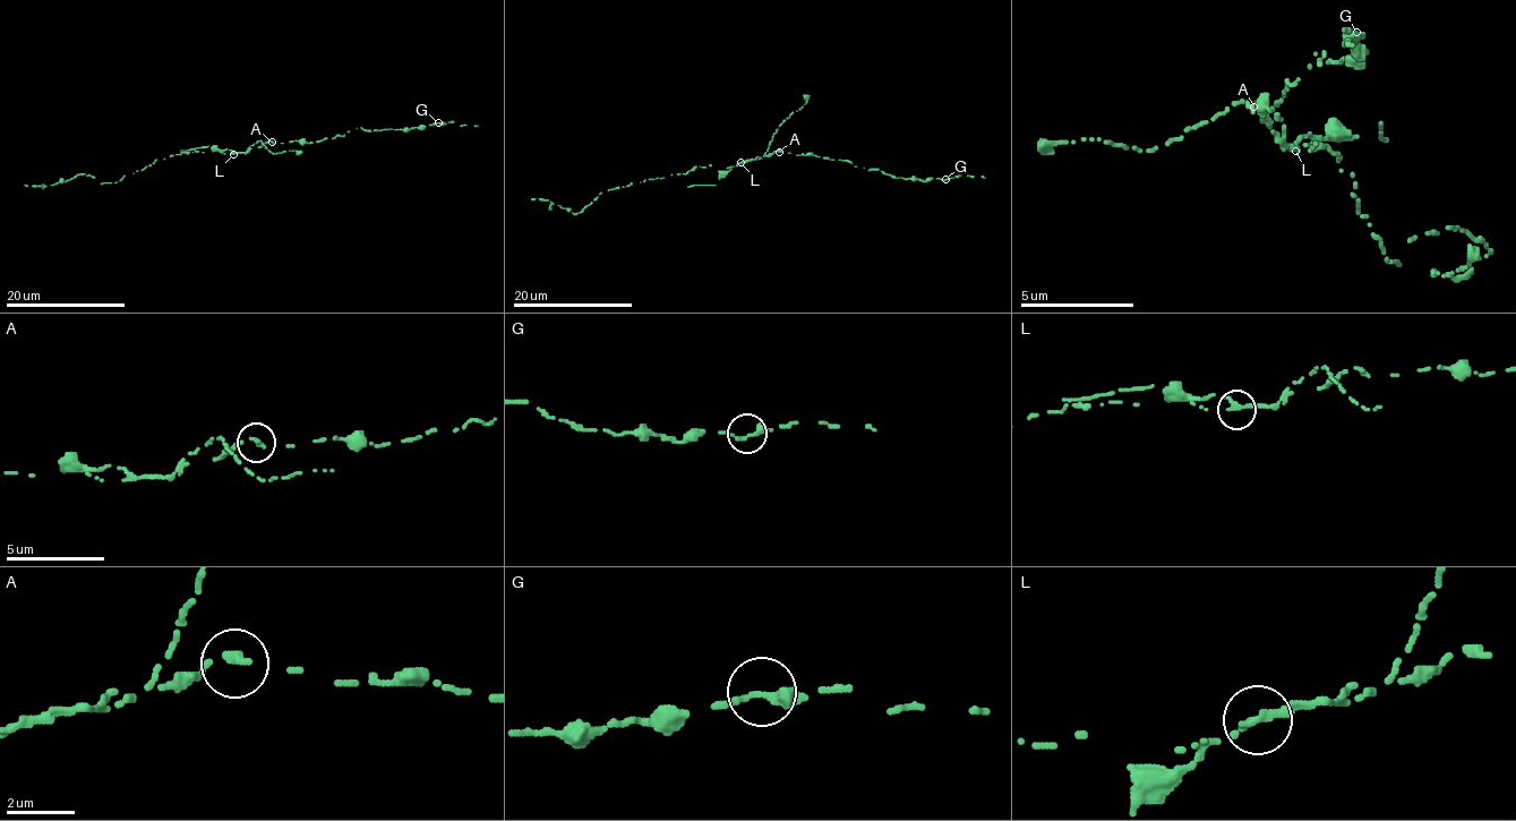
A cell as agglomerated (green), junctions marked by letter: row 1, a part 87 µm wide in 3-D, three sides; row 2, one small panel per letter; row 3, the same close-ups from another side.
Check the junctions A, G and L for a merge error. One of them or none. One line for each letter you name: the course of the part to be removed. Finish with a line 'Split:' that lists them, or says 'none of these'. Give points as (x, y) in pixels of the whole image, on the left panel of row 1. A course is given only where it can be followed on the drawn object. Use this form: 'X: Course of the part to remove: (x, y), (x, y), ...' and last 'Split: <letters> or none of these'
Split: L

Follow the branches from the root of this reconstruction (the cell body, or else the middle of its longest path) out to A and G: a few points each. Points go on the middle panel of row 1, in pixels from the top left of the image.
A: (751, 161), (779, 152)
G: (751, 161), (774, 152), (815, 155), (849, 161), (855, 167), (878, 170), (894, 177), (924, 181), (945, 179)

